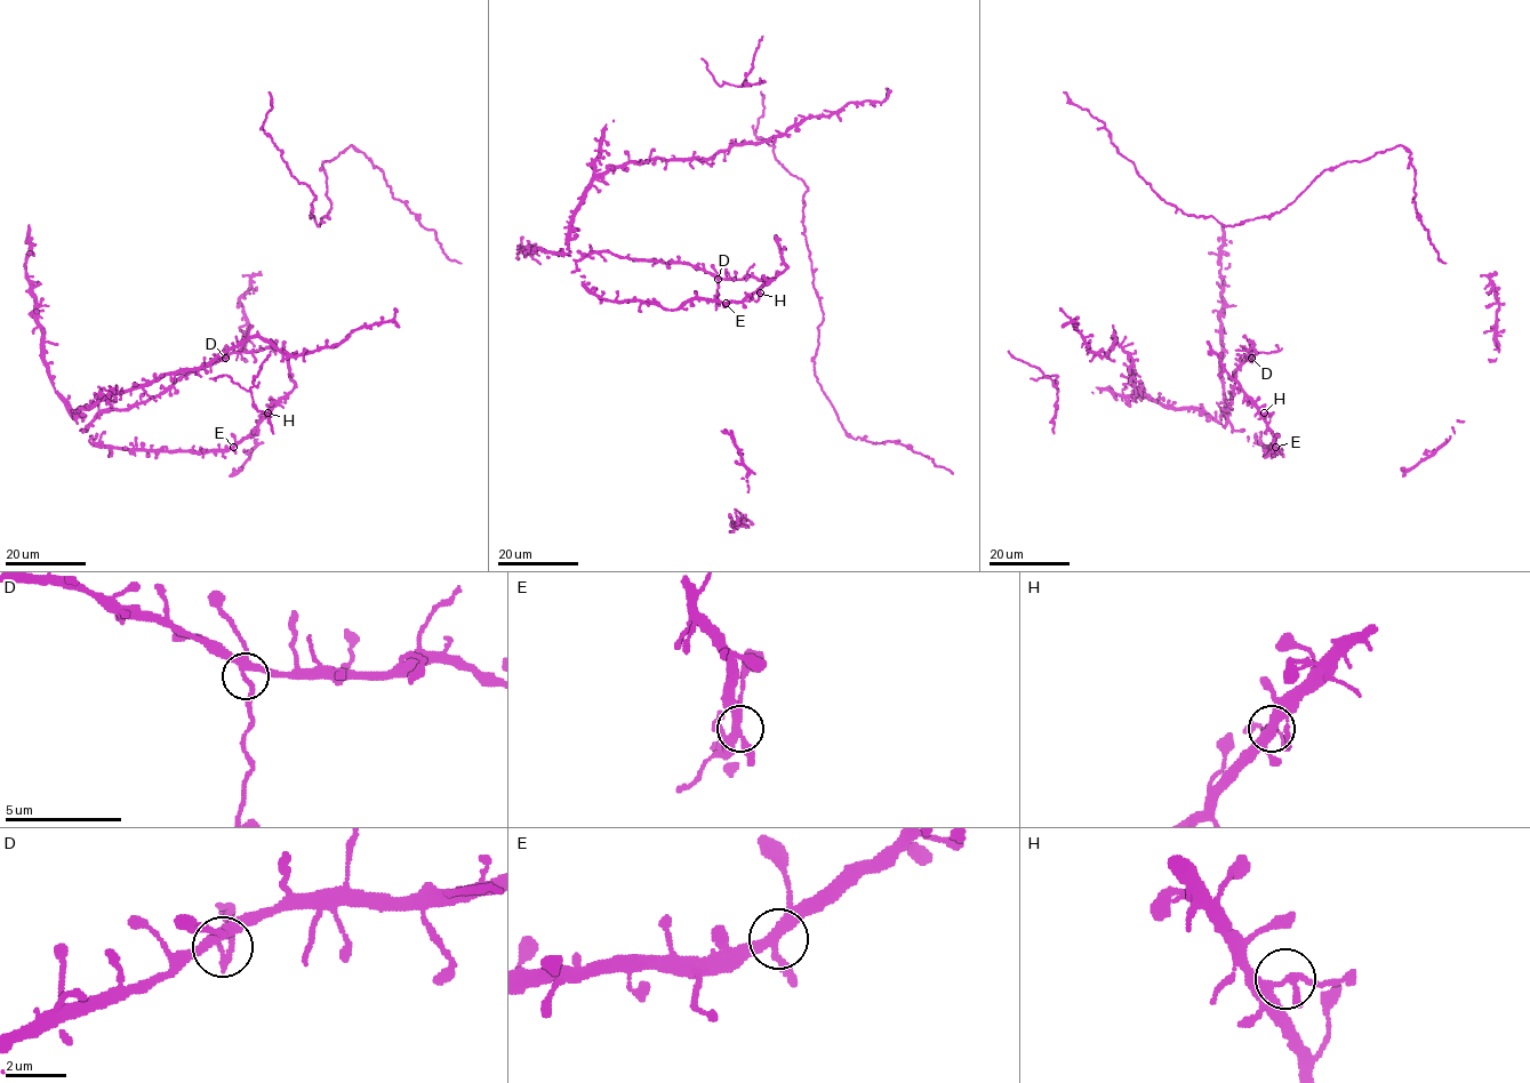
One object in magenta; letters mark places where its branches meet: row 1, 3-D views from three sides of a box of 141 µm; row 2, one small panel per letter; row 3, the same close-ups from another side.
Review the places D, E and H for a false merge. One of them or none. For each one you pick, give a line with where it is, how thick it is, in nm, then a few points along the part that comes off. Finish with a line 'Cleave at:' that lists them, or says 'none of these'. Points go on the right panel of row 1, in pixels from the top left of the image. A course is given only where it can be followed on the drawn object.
D: at (1251, 358); 240 nm thick; foreign part runs (1251, 358), (1262, 352), (1276, 352), (1275, 345)
Cleave at: D

